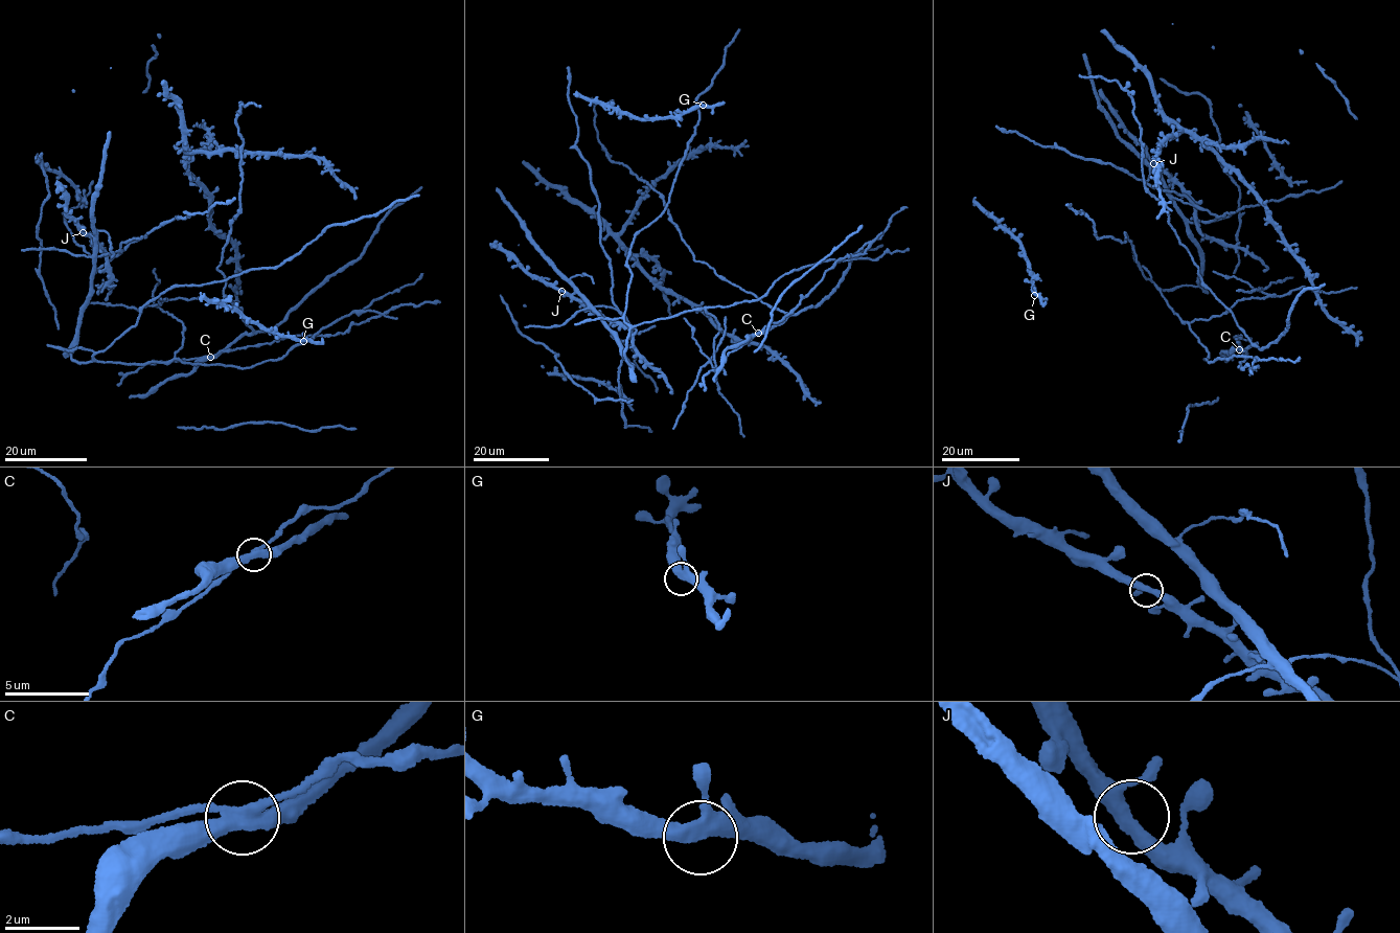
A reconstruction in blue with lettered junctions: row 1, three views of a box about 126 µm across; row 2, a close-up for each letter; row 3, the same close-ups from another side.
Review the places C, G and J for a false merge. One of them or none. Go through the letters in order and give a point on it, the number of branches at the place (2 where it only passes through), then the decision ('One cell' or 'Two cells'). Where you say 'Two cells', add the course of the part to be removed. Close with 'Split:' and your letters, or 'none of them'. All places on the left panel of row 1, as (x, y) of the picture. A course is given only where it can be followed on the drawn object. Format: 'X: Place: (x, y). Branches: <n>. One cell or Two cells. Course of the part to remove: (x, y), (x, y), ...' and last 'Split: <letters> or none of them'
C: Place: (210, 357). Branches: 3. One cell
G: Place: (303, 341). Branches: 3. One cell
J: Place: (83, 232). Branches: 3. One cell
Split: none of them

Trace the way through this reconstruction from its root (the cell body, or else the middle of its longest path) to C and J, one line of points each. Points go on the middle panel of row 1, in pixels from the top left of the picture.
C: (852, 256), (870, 243), (863, 254), (836, 260), (786, 316), (769, 323), (758, 333)
J: (852, 256), (790, 271), (757, 299), (632, 326), (624, 357), (633, 367), (592, 306), (575, 292), (561, 291)

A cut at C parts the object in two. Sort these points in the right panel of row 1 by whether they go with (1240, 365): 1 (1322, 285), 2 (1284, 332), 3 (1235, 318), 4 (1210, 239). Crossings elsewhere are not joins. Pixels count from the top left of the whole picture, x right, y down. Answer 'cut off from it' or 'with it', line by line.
1: cut off from it
2: cut off from it
3: cut off from it
4: with it

